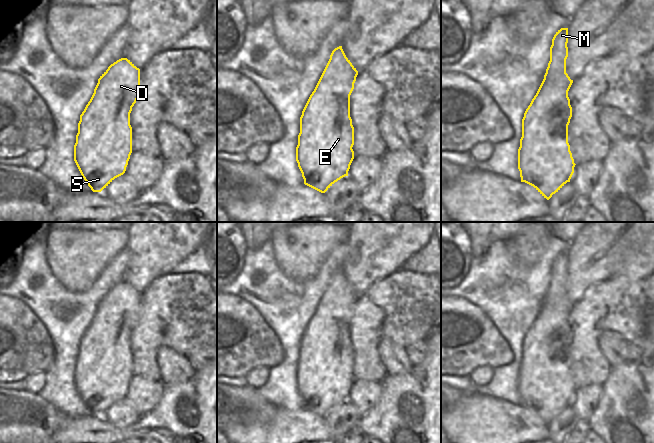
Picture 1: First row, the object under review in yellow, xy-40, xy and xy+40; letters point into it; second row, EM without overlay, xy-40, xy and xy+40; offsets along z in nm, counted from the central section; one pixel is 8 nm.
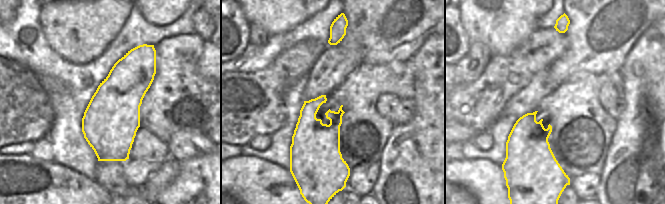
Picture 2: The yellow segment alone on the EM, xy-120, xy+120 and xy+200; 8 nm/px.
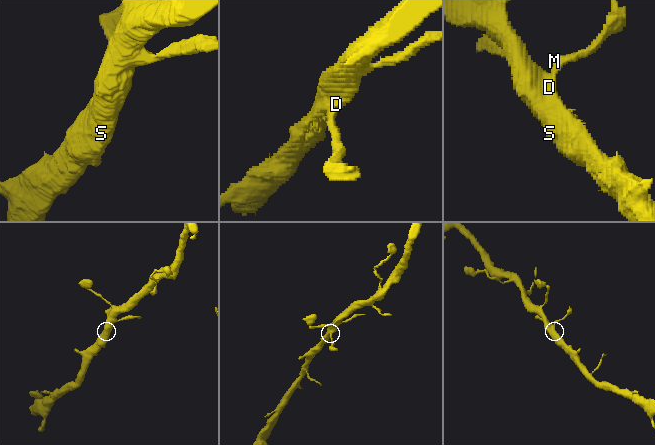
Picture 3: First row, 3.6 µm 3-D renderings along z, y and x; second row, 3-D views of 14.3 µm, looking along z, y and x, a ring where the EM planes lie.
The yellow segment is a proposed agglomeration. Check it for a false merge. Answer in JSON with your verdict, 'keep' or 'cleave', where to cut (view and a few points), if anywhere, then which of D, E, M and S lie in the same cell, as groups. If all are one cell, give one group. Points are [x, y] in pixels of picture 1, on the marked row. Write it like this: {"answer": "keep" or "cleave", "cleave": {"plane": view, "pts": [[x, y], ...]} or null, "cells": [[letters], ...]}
{"answer": "keep", "cleave": null, "cells": [["D", "E", "M", "S"]]}

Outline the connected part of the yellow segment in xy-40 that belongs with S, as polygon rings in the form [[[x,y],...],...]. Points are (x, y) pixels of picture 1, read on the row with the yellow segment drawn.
[[[121,58],[100,76],[90,101],[80,115],[74,161],[93,192],[101,192],[126,171],[132,153],[130,113],[139,95],[140,69],[127,58]]]

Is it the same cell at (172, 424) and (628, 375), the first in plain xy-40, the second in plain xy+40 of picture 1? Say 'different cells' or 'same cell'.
same cell

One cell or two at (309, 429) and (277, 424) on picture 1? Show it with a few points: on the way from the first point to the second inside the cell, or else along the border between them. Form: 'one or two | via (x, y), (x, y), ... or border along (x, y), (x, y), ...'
one | via (301, 427), (285, 427)

